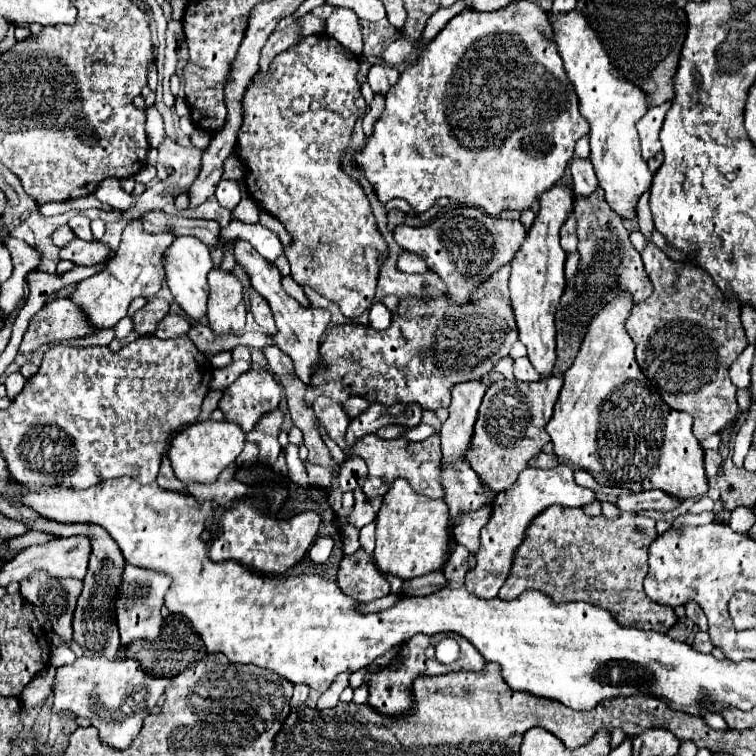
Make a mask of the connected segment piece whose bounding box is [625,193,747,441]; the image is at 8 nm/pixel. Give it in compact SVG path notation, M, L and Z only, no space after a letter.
M649 193L639 199L639 231L643 233L647 245L641 251L645 271L651 277L653 293L649 299L637 303L627 319L625 327L631 339L635 341L635 357L643 375L655 385L661 399L677 411L693 415L693 435L703 441L713 433L719 433L729 421L737 417L737 387L729 379L729 367L737 355L747 347L747 337L739 319L739 301L727 301L721 289L715 285L713 277L699 269L697 265L671 261L659 247L653 245L651 233L655 229L653 217L649 211Z

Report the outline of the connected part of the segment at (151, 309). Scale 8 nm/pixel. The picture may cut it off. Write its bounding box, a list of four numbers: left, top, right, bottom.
[133,297,169,335]

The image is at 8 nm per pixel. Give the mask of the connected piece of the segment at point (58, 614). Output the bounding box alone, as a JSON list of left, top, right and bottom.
[21,573,81,639]

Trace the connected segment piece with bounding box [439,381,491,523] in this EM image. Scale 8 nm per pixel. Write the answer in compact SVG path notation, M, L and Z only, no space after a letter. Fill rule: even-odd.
M467 381L453 387L451 405L449 405L449 419L443 423L439 435L441 435L441 449L443 449L443 469L441 469L441 485L445 489L445 501L451 511L451 523L457 519L457 513L463 511L475 511L489 501L491 491L483 489L479 477L473 473L473 469L465 463L465 453L469 449L471 437L473 437L473 423L477 419L477 409L481 405L481 399L487 391L487 385L481 381Z

